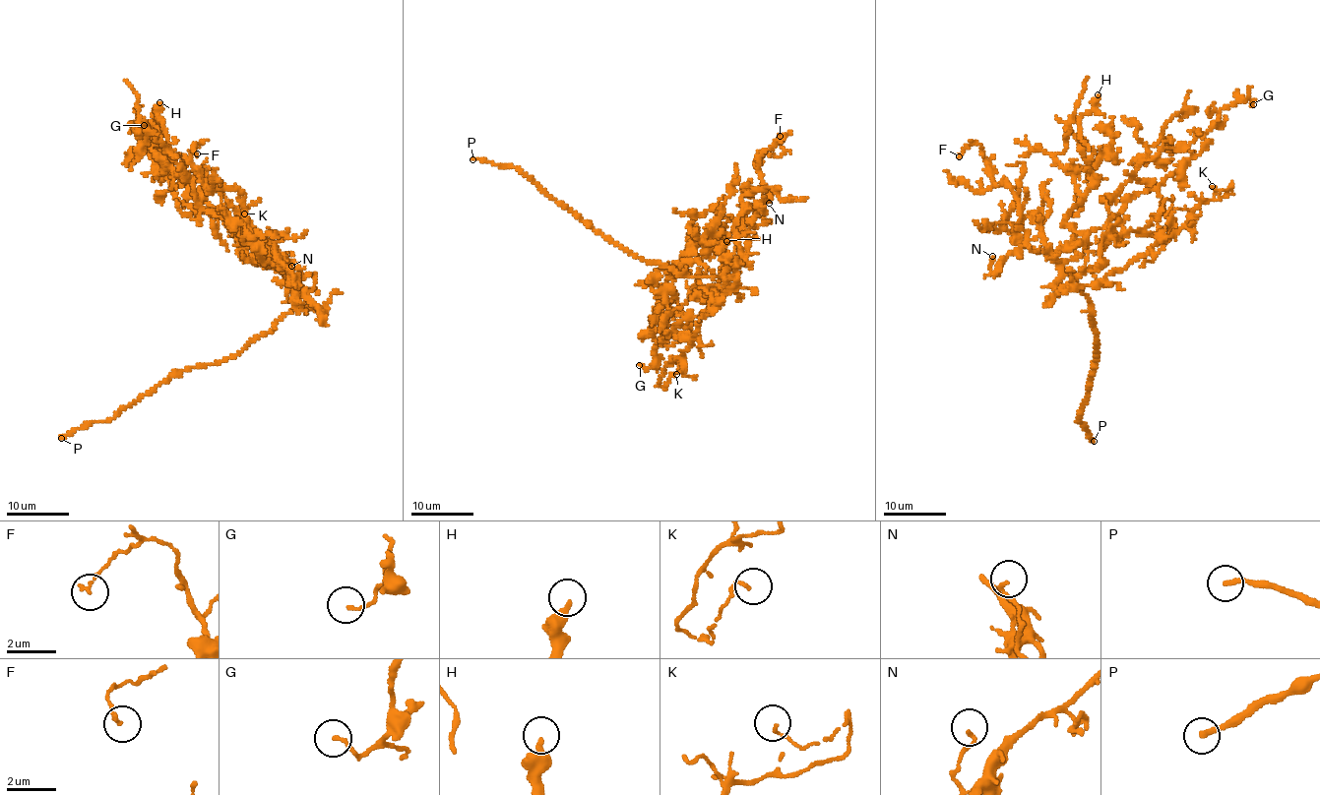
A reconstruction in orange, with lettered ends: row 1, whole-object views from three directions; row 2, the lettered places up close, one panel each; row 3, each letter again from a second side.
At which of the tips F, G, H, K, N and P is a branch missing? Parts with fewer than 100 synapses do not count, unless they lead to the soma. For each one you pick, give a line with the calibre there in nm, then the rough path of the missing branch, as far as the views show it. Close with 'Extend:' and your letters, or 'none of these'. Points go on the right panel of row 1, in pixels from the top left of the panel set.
P: Thickness 200 nm. Course of what is missing: (1094, 441), (1107, 454), (1118, 456), (1156, 442), (1181, 442), (1183, 448), (1188, 449)
Extend: P

